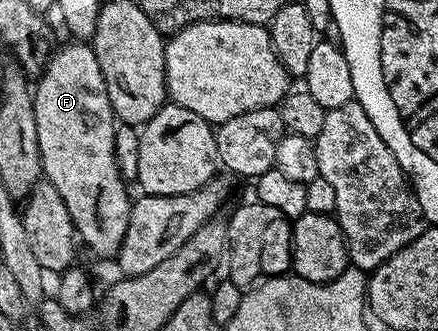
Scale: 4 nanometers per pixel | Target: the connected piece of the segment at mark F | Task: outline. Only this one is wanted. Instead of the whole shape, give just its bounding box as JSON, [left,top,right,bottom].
[32,43,132,258]

